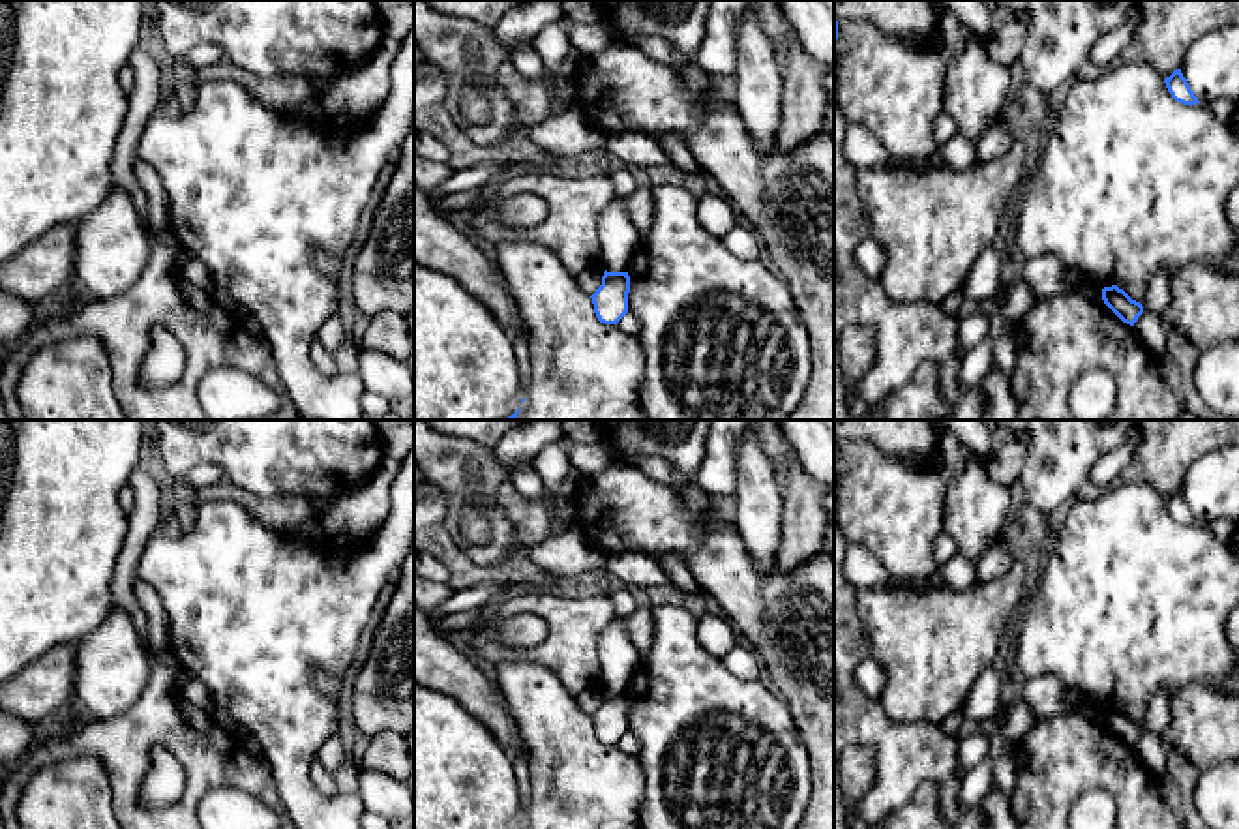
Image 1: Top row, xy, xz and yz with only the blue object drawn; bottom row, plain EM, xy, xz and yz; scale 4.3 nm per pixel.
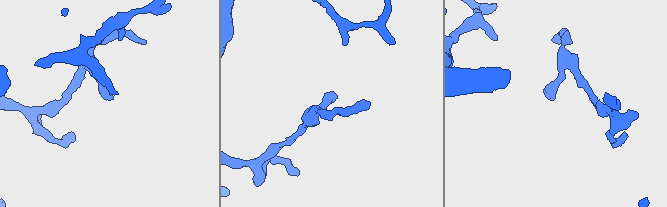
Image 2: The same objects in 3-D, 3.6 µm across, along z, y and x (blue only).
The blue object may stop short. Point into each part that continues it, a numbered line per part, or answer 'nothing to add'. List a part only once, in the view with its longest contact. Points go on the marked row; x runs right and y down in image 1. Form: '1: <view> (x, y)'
nothing to add

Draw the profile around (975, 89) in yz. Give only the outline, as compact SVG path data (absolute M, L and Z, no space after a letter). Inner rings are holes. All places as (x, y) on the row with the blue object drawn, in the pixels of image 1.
M973 32L947 68L941 111L954 118L960 135L975 143L990 122L1005 114L1010 84L1010 68L993 60L986 39Z

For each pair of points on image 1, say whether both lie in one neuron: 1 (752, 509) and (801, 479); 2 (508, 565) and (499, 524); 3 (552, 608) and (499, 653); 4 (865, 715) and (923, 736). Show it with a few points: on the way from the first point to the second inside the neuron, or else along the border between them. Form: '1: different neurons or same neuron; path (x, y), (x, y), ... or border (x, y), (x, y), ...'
1: different neurons; border (784, 490), (778, 533)
2: different neurons; border (520, 548), (493, 563), (475, 563), (463, 552)
3: same neuron; path (529, 606), (507, 608), (492, 623), (492, 631)
4: same neuron; path (880, 730), (887, 738), (908, 738)

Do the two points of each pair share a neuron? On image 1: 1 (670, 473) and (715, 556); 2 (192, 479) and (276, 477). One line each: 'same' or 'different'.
1: different
2: different

